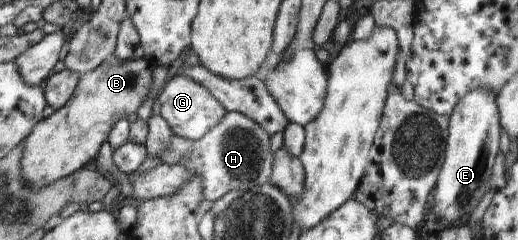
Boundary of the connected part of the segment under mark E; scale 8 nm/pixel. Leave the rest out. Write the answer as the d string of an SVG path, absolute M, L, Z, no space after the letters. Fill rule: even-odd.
M473 89L458 102L454 113L449 116L449 140L446 141L446 164L433 198L433 210L441 223L456 224L463 216L471 214L481 198L491 188L491 168L499 152L501 125L495 104L495 92Z

